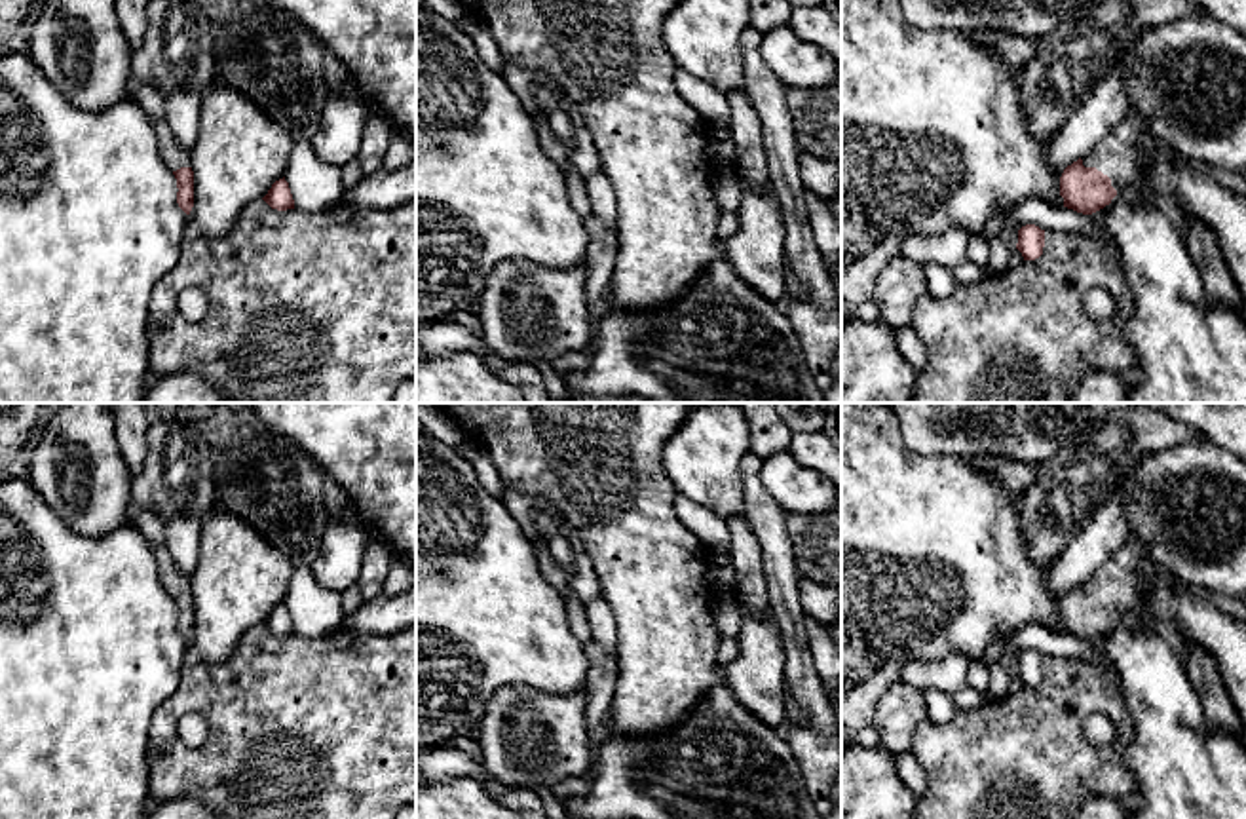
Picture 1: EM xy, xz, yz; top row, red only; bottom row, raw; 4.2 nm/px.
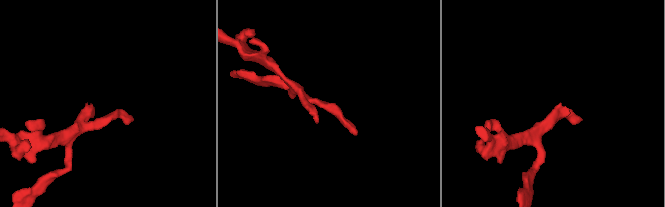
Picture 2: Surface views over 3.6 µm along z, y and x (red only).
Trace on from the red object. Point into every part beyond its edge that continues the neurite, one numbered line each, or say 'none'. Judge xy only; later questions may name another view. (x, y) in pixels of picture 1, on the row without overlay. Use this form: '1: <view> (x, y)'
1: xy (175, 582)

